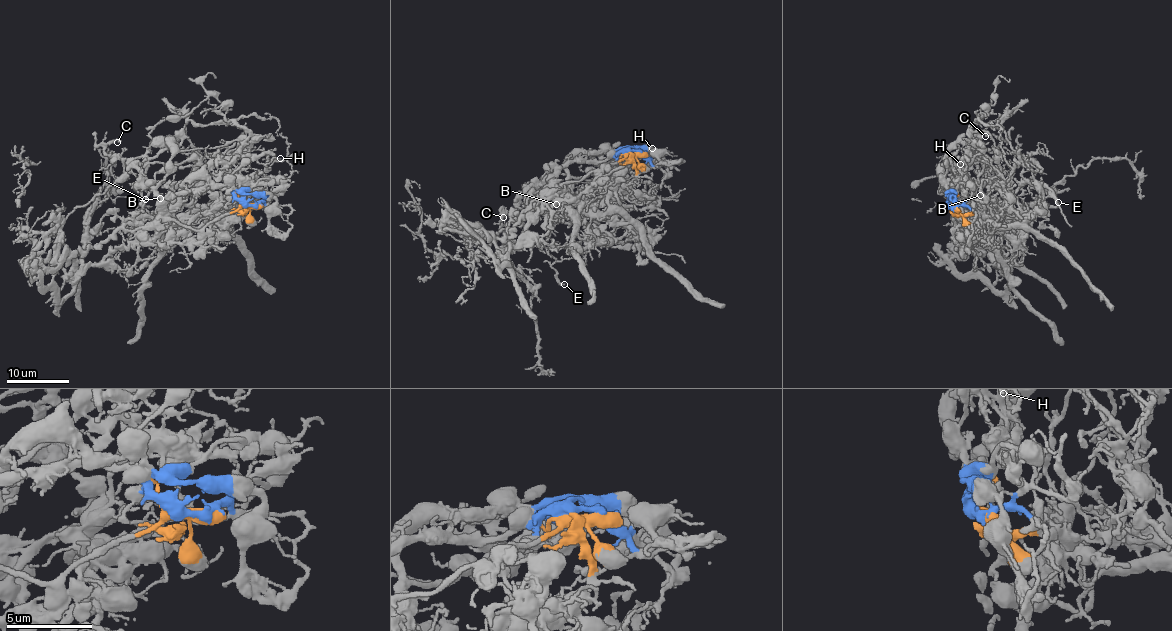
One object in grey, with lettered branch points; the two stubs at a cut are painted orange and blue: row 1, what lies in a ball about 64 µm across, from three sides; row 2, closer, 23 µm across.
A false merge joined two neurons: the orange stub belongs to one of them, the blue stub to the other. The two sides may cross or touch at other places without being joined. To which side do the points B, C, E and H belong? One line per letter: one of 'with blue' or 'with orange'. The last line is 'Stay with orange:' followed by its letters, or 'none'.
B: with blue
C: with blue
E: with orange
H: with blue
Stay with orange: E

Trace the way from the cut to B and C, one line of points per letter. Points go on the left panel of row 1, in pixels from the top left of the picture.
B: (251, 204), (245, 205), (229, 187), (191, 188), (166, 198), (158, 194), (160, 198)
C: (251, 204), (245, 205), (229, 187), (191, 188), (164, 198), (131, 164), (108, 154), (105, 146), (117, 141)

